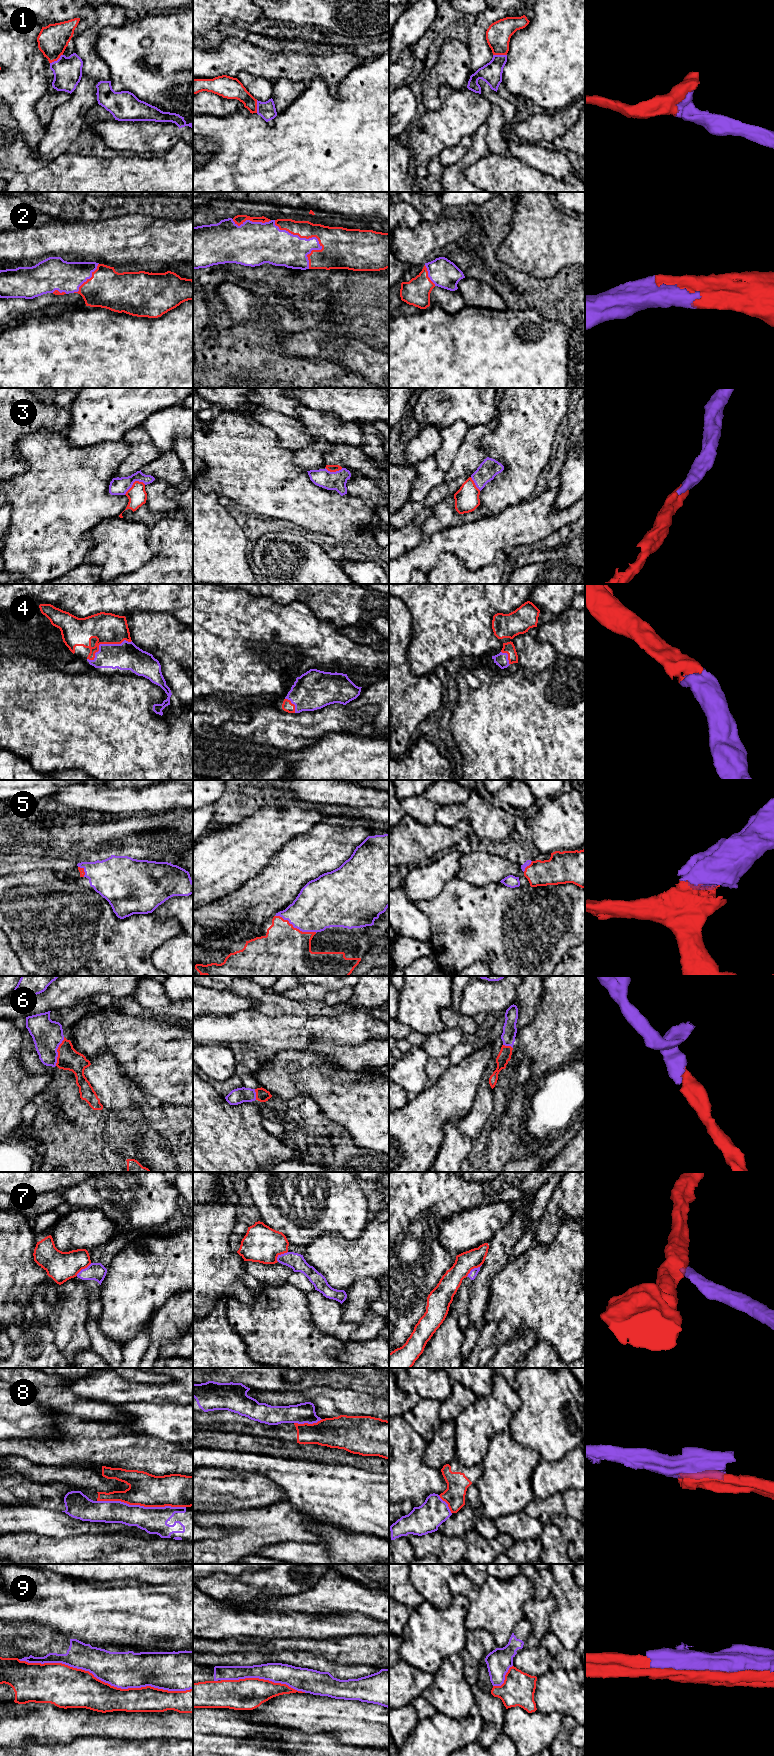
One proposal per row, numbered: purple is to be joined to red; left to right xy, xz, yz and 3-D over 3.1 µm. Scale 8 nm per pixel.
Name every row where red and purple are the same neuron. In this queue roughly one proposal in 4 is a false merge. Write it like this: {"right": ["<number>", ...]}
{"right": ["1", "2", "3", "4", "5", "6"]}

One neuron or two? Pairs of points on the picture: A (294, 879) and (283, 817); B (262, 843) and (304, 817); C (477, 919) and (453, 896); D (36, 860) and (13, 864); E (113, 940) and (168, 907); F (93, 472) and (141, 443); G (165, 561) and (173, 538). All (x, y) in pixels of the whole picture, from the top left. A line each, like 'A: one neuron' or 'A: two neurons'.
A: two neurons
B: one neuron
C: one neuron
D: one neuron
E: two neurons
F: two neurons
G: one neuron

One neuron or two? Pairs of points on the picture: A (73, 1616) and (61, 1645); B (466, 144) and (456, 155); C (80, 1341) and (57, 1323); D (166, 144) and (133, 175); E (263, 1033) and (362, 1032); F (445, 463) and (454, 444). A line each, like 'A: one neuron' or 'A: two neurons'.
A: two neurons
B: one neuron
C: one neuron
D: two neurons
E: one neuron
F: one neuron

